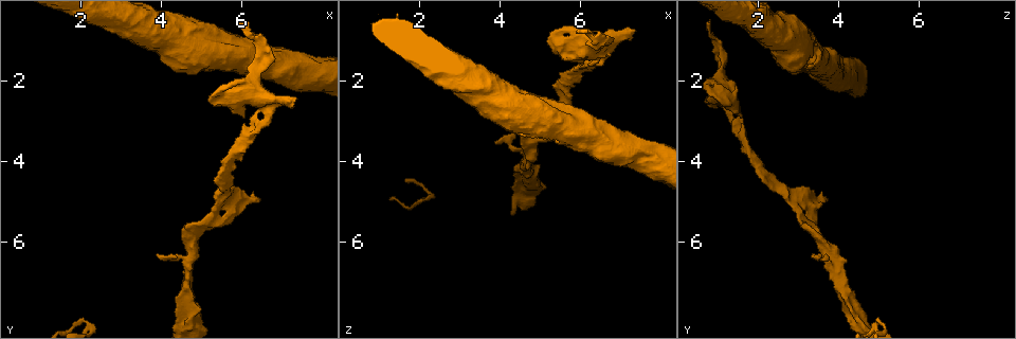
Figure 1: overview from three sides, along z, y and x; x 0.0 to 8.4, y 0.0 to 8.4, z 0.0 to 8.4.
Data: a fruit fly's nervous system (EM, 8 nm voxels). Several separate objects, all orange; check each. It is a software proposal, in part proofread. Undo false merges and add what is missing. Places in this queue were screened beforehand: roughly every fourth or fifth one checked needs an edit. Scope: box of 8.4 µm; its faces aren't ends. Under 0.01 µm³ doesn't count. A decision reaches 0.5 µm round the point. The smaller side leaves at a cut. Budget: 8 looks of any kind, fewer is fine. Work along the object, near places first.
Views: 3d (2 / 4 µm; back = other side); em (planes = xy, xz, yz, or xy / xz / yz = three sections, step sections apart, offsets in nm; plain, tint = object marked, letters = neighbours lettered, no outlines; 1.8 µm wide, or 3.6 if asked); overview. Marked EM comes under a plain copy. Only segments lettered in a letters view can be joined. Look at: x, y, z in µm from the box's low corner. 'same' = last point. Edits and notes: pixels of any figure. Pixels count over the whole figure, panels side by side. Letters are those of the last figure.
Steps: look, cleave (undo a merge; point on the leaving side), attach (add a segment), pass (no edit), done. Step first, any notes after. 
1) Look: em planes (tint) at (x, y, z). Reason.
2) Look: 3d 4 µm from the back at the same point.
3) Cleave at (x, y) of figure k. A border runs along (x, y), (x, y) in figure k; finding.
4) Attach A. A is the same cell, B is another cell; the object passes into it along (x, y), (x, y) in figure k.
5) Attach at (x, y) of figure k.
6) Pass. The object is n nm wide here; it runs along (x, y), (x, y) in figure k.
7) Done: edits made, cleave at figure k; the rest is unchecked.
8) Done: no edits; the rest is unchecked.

Look: em yz step 16 (tint) at (5.95, 0.60, 0.80).

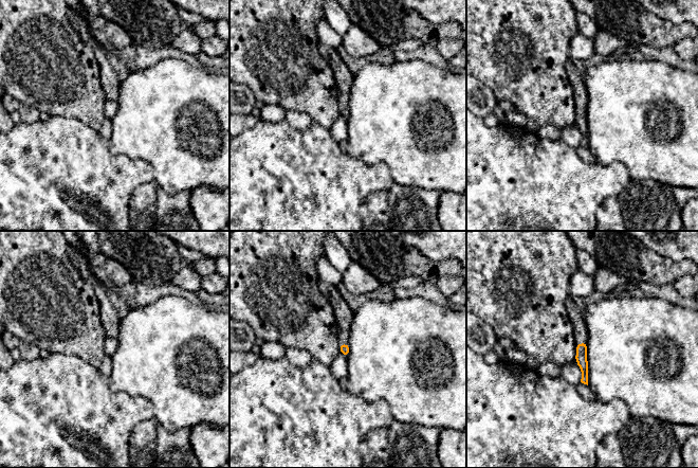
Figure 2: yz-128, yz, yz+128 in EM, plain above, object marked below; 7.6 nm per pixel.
Look: em planes (letters) at the same point. Cut it another way.

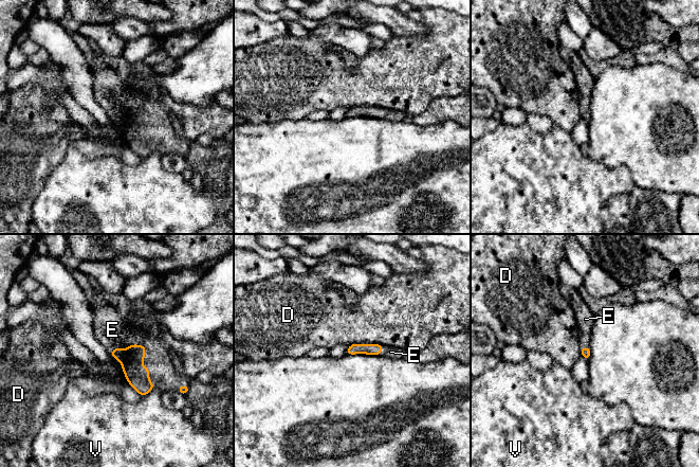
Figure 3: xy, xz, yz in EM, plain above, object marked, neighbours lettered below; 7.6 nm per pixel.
Attach E. E is the same cell, D and V are other cells; the object passes into it along (131, 358), (144, 358), (162, 373) in figure 3; the neuron continues.

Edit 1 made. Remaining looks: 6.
Look: em xz step 8 (letters) at (7.25, 2.65, 0.95). Branch stops here.

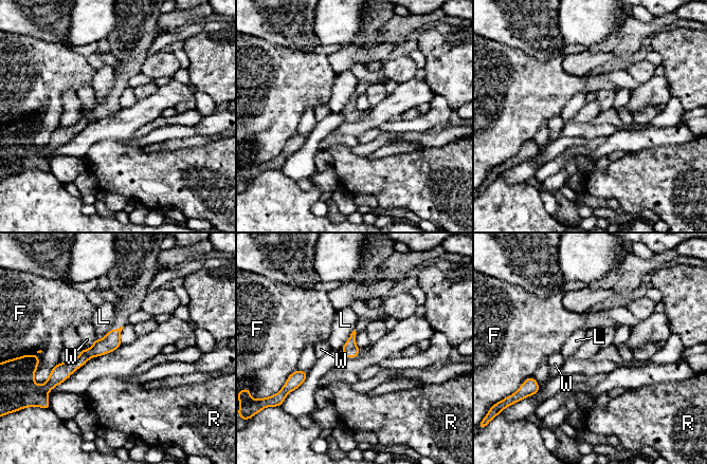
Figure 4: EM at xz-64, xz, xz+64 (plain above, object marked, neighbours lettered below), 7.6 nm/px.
Look: em planes (letters) at the same point.

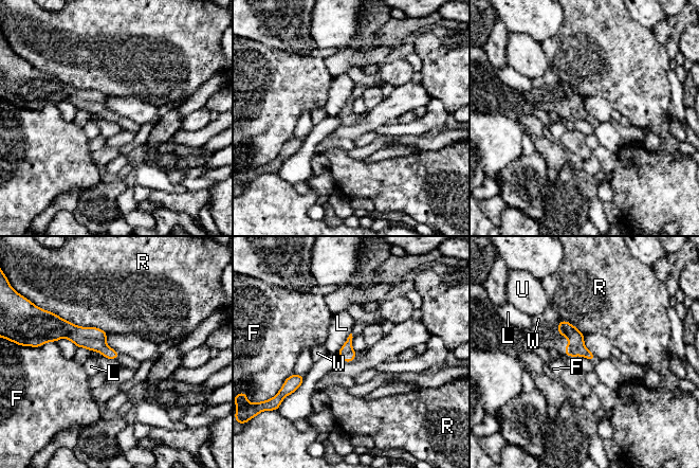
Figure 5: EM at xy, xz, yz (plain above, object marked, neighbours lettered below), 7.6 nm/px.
Pass. F, L, R, U and W are other cells; a border runs along (350, 332), (345, 343), (336, 353) in figure 5; none of them fits.

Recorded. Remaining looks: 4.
Look: 3d 4 µm at (5.20, 5.45, 3.10). Touches itself.

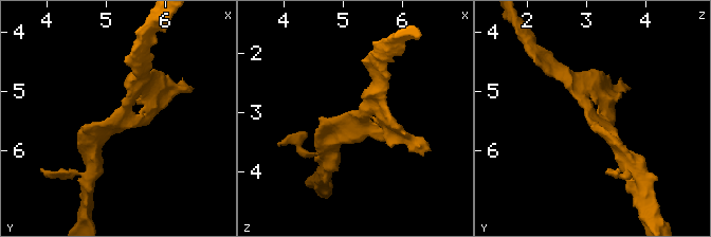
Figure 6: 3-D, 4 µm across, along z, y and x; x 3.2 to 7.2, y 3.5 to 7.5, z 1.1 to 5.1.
Look: em planes (letters) at (5.25, 5.40, 3.05).

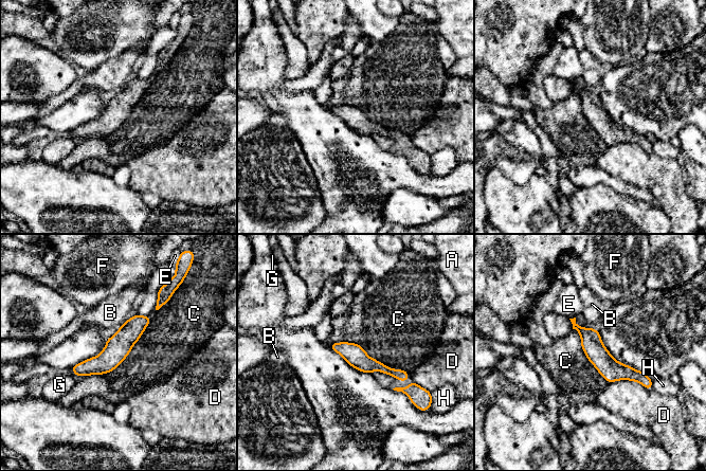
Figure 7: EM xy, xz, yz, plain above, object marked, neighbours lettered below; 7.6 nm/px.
Pass. A, B, C, D, E, F, G and H are other cells; a border runs along (150, 320), (115, 367), (83, 377) in figure 7; continuous, no second neuron.

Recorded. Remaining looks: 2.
Done: edits made, attach at figure 3; the rest is unchecked.

